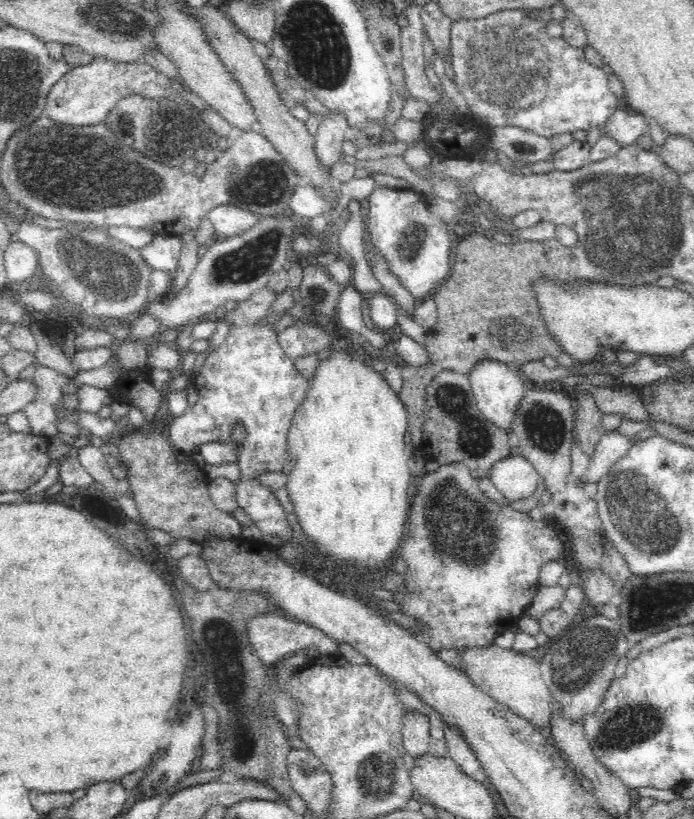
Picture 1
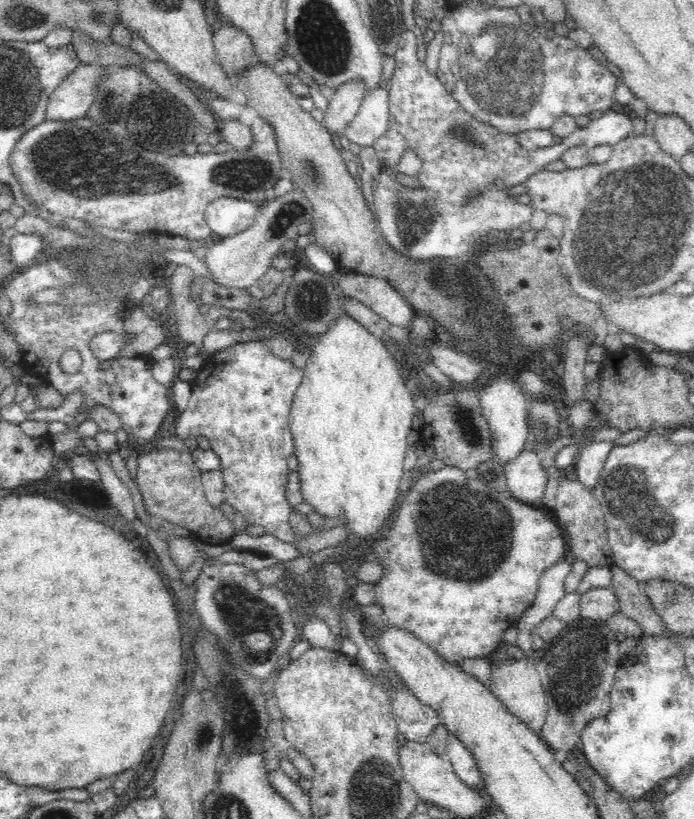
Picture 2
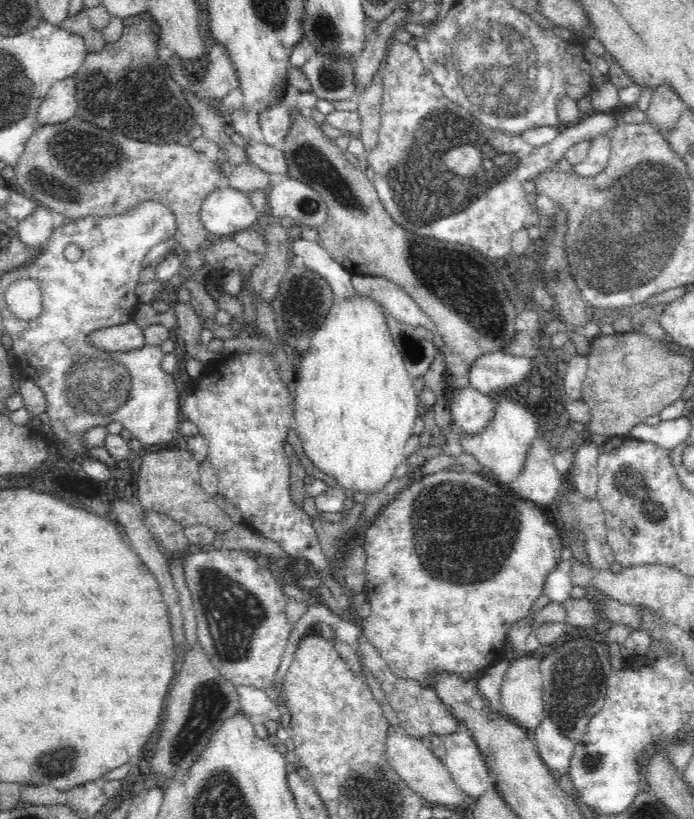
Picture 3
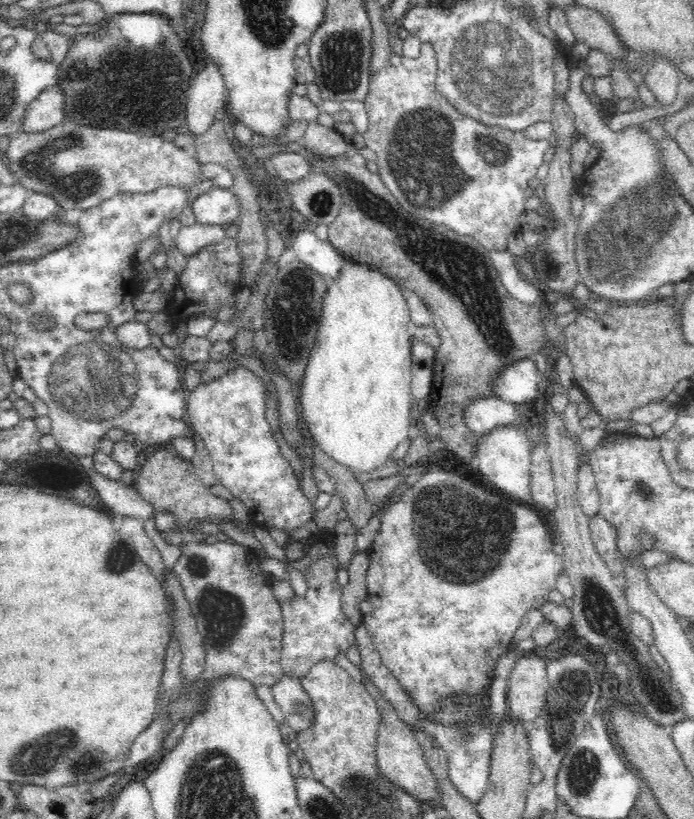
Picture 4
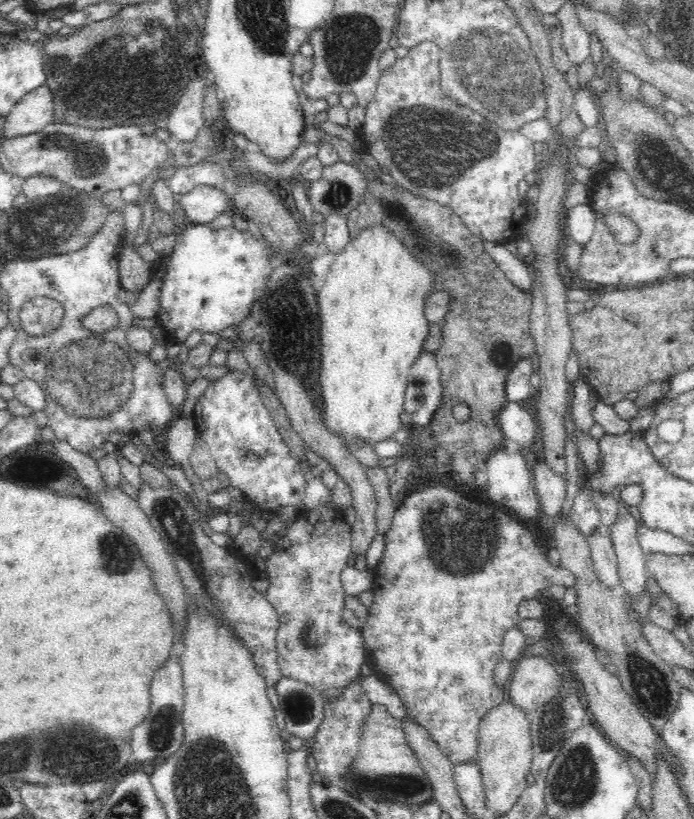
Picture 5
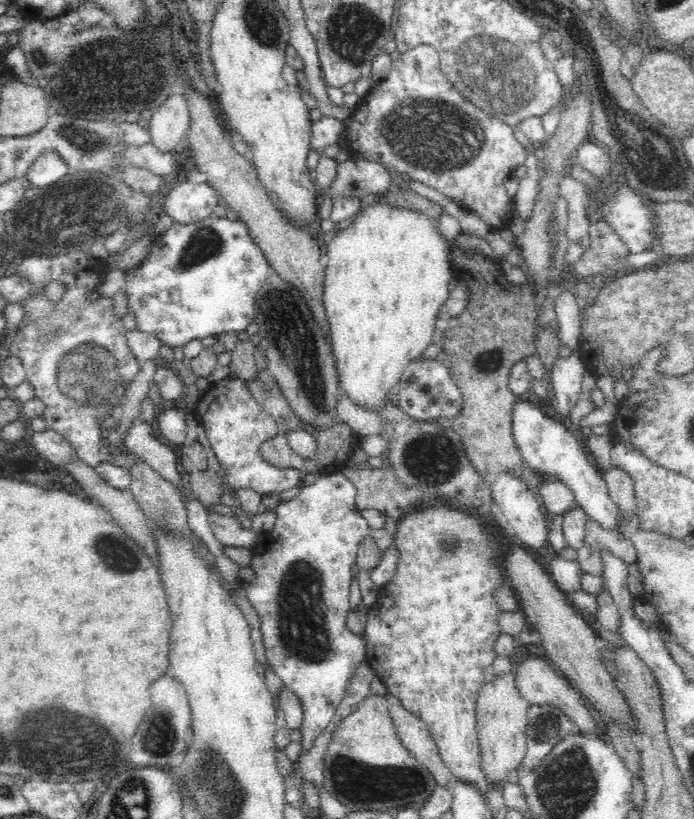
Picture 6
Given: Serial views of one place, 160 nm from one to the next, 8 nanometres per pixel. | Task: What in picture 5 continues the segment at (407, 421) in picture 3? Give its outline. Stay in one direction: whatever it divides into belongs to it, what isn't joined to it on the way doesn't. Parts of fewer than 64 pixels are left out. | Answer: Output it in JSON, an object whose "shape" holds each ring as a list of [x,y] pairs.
{"shape":[[[382,226],[371,227],[360,232],[360,235],[356,239],[352,239],[350,243],[347,243],[347,246],[342,252],[333,257],[334,262],[326,275],[324,286],[320,288],[320,292],[317,292],[317,304],[319,305],[322,326],[322,366],[320,366],[320,379],[318,381],[320,385],[320,396],[323,402],[321,419],[328,430],[339,434],[342,438],[348,441],[354,440],[354,438],[360,438],[360,440],[374,446],[376,442],[392,439],[392,434],[402,428],[403,424],[400,419],[400,413],[404,406],[407,380],[409,379],[409,373],[414,362],[416,362],[418,356],[423,351],[423,344],[428,336],[429,326],[431,324],[424,314],[424,300],[432,293],[432,286],[434,286],[433,280],[435,279],[434,271],[430,271],[430,268],[424,267],[422,260],[416,259],[414,255],[410,255],[406,251],[402,239],[398,239],[398,235],[394,235],[394,233]]]}

